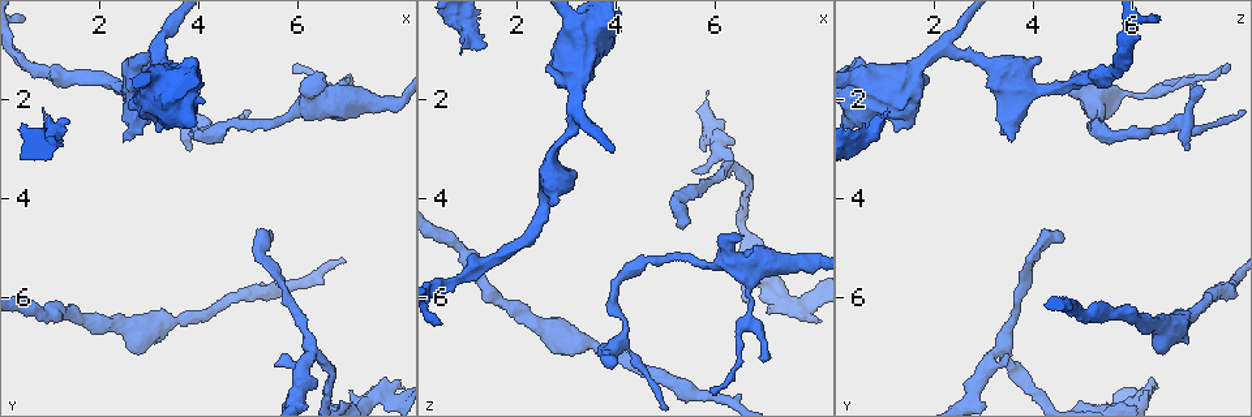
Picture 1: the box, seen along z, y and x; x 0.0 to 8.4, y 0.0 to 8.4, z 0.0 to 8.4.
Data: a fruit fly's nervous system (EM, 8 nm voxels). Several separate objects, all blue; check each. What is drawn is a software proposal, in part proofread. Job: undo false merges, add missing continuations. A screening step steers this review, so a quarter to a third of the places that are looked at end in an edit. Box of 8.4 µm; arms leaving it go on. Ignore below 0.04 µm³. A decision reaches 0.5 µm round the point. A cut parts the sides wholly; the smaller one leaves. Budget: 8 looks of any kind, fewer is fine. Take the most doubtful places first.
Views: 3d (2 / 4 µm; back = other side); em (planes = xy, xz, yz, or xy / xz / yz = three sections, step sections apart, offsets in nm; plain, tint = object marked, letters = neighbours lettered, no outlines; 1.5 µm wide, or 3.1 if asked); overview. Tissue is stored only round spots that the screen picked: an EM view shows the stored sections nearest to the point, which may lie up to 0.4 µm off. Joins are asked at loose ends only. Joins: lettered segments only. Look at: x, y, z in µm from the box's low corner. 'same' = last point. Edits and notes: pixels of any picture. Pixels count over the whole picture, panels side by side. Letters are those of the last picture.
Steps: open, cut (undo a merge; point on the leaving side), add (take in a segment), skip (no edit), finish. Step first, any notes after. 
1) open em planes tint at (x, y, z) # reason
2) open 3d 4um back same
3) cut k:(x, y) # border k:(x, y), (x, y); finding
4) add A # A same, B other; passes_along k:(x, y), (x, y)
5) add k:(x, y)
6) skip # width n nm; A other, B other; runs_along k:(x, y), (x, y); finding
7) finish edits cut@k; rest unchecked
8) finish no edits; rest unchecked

open em xz step 4 tint at (0.85, 2.20, 1.10) # branch stops here

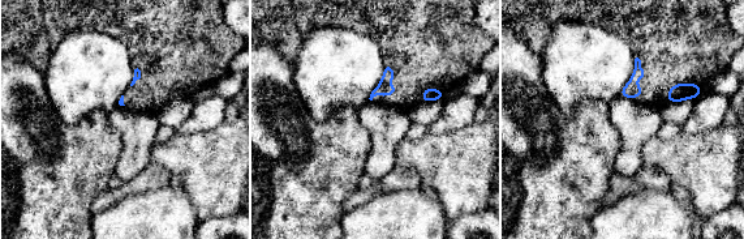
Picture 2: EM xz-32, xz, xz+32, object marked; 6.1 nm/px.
open em planes letters same

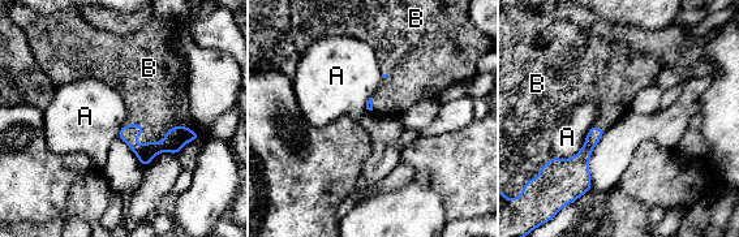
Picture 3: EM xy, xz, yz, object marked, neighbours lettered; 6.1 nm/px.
add B # A other, B same; it goes on there

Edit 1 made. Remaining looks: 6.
open 3d 2um at (5.35, 4.85, 4.55) # long arm stops here

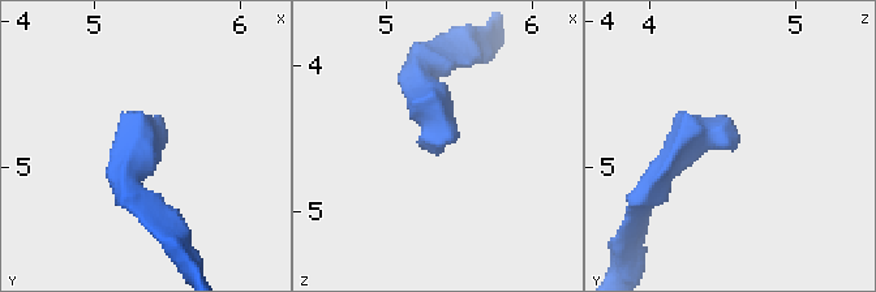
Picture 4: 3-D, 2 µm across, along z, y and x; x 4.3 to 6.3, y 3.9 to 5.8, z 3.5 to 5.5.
open em yz step 4 letters at (5.36, 4.88, 4.60)

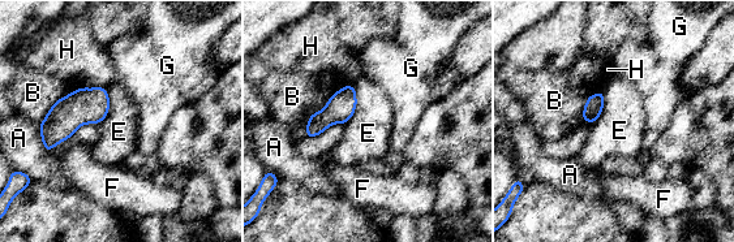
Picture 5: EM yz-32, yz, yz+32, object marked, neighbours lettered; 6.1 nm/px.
open em planes letters same # another direction

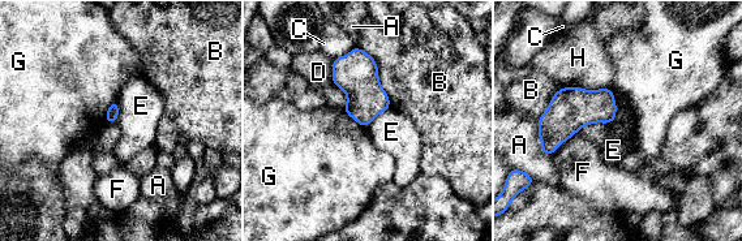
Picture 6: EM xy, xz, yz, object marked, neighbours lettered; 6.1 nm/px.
skip # A other, B other, C other, D other, E other, F other, G other, H other; border 6:(610, 90), (616, 116), (607, 124); no lettered segment goes on from it

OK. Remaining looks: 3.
open em planes tint at (5.90, 1.40, 7.85)

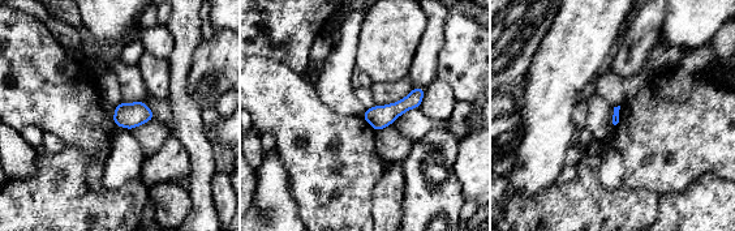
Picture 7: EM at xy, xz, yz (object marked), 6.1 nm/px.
open em planes letters same

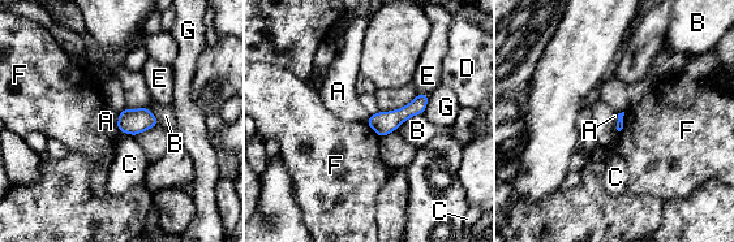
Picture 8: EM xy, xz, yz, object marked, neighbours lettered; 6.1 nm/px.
skip # A other, B other, C other, D other, E other, F other, G other; no lettered segment goes on from it

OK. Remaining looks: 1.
finish edits add@3; rest unchecked

